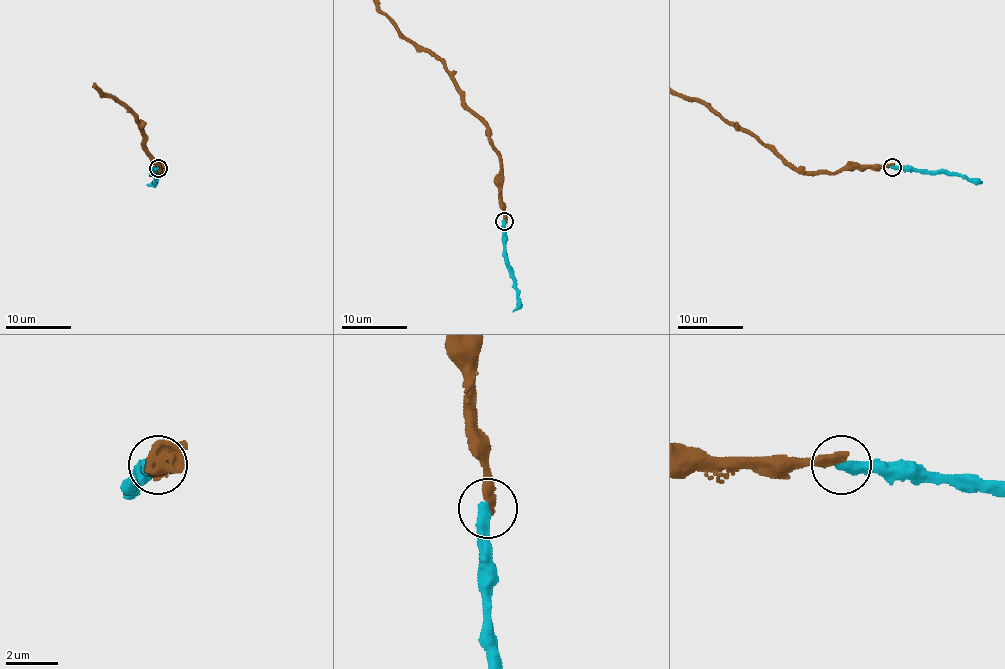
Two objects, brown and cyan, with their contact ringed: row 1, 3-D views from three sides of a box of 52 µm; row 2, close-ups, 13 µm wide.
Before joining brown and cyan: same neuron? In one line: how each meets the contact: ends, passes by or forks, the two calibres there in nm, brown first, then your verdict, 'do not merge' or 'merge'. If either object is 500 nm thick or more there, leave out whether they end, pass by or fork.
brown ends | cyan ends | 360/400 nm | do not merge

